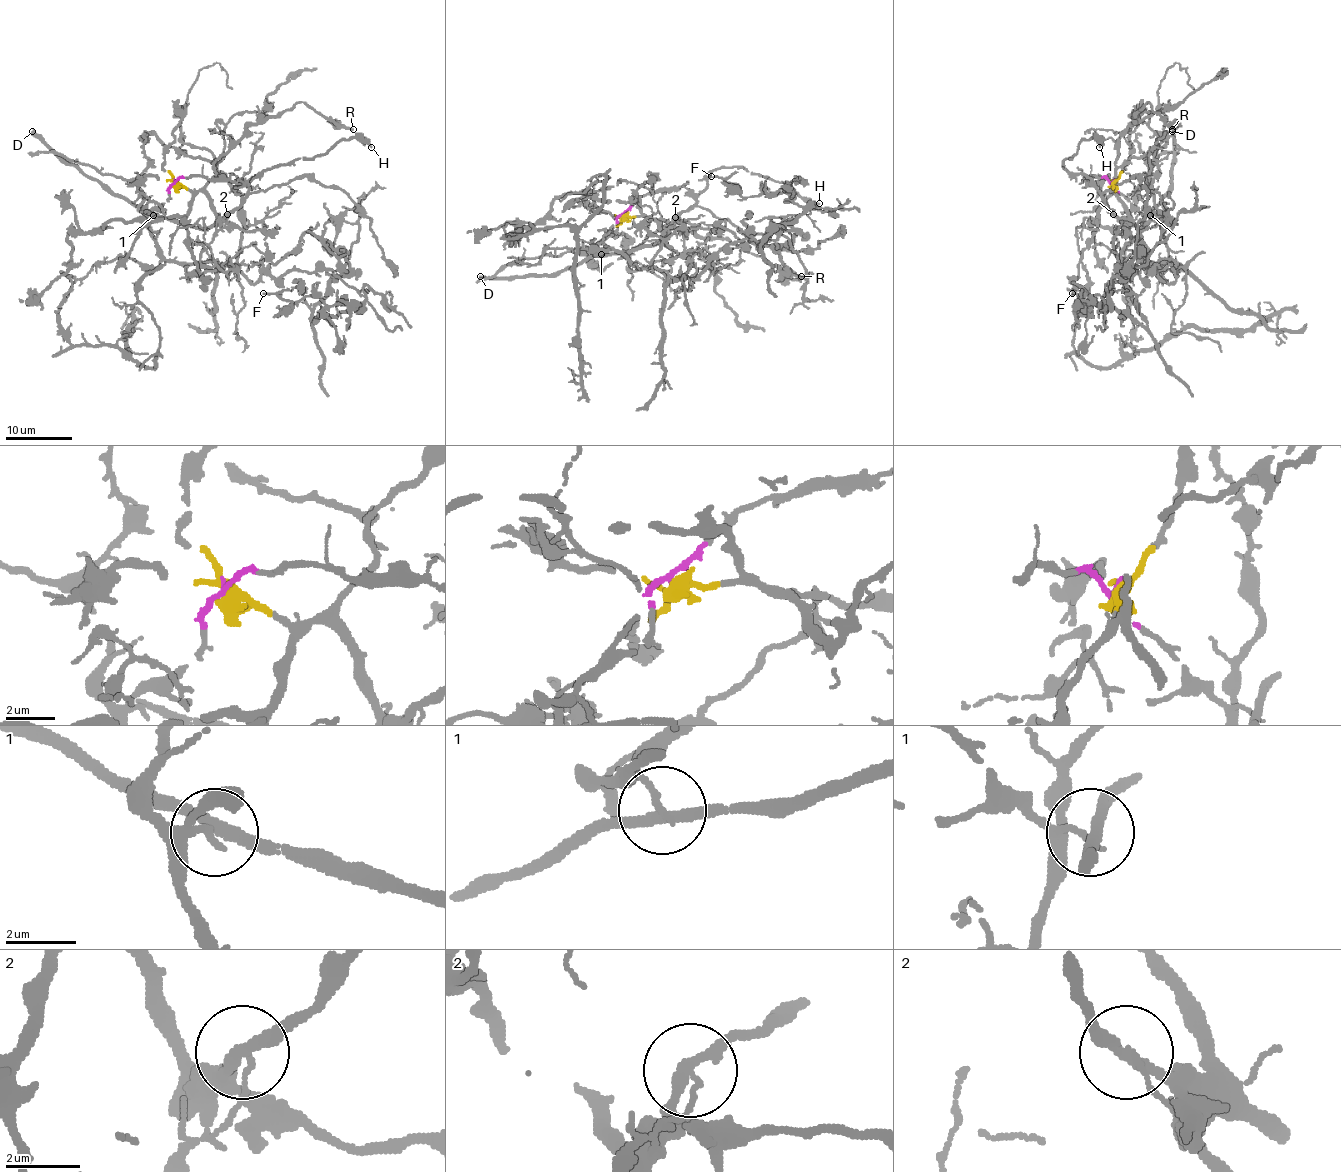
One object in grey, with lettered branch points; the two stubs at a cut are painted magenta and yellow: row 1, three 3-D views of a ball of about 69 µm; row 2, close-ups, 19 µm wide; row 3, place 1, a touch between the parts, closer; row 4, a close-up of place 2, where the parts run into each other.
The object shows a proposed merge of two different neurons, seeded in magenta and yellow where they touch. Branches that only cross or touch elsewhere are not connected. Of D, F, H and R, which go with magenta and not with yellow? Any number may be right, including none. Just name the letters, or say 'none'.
F

